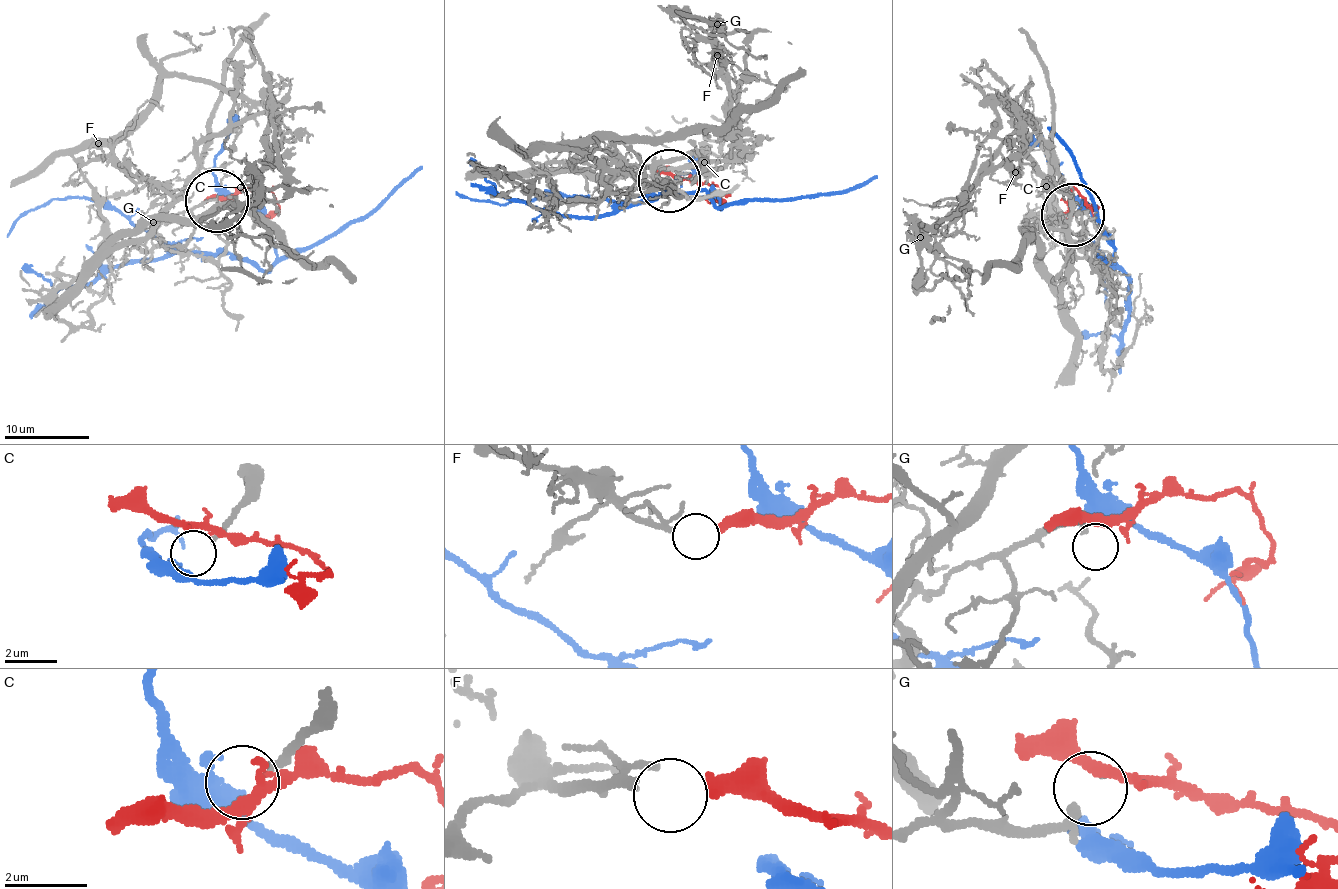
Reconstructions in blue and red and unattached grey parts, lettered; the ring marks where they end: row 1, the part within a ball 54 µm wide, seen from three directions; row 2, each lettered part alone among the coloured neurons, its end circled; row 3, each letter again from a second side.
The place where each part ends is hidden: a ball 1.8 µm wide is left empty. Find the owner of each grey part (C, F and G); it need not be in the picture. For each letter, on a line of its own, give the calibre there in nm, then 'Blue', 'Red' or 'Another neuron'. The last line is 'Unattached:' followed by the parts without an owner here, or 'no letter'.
C: Thickness 180 nm. Blue
F: Thickness 140 nm. Red
G: Thickness 260 nm. Another neuron
Unattached: G

